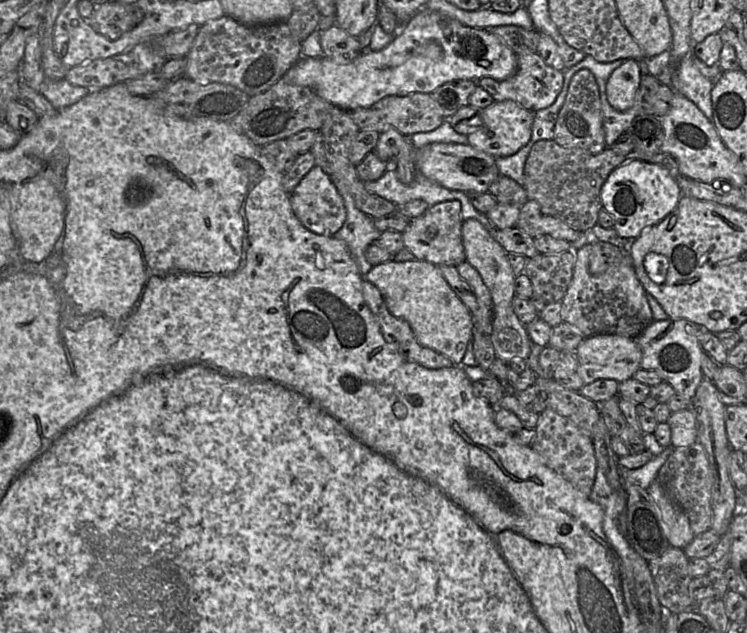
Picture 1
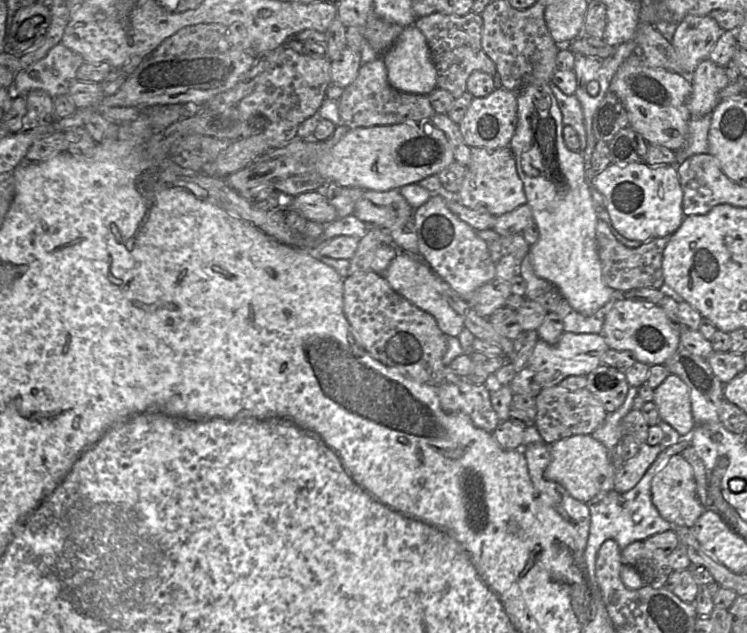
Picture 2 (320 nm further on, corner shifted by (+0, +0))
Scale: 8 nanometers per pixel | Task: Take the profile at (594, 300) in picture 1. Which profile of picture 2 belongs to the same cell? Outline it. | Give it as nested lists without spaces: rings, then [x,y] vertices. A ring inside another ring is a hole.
[[[615,292],[614,297],[592,315],[586,316],[574,310],[562,299],[556,313],[562,319],[563,330],[572,333],[601,334],[606,314],[612,308],[614,301],[628,292]]]

